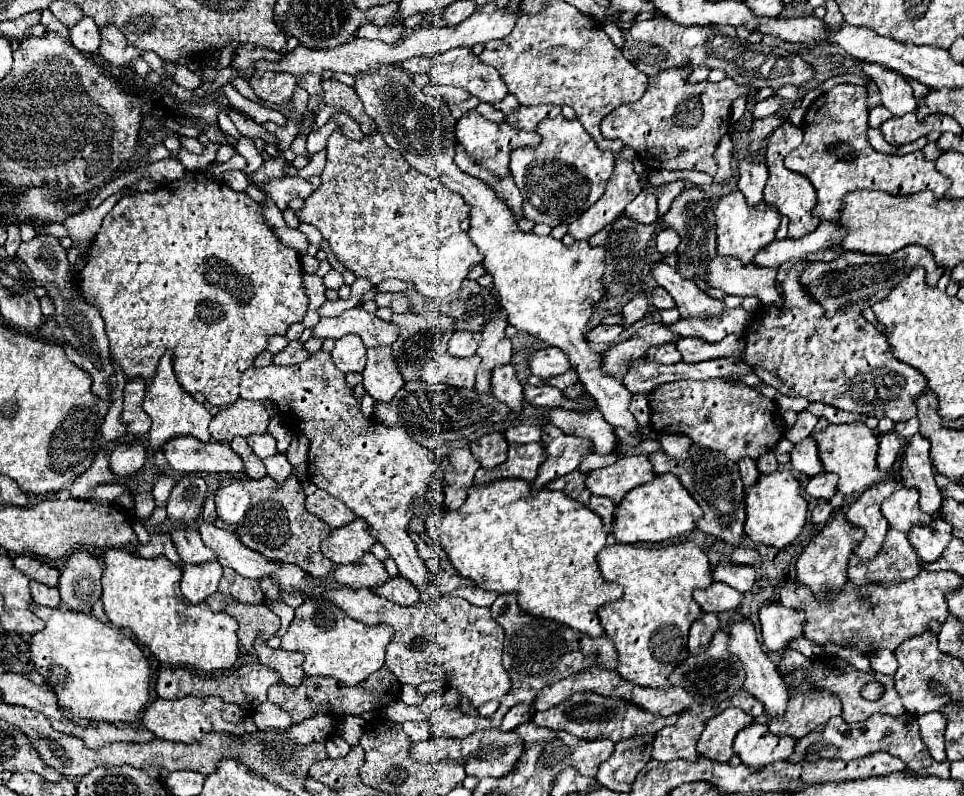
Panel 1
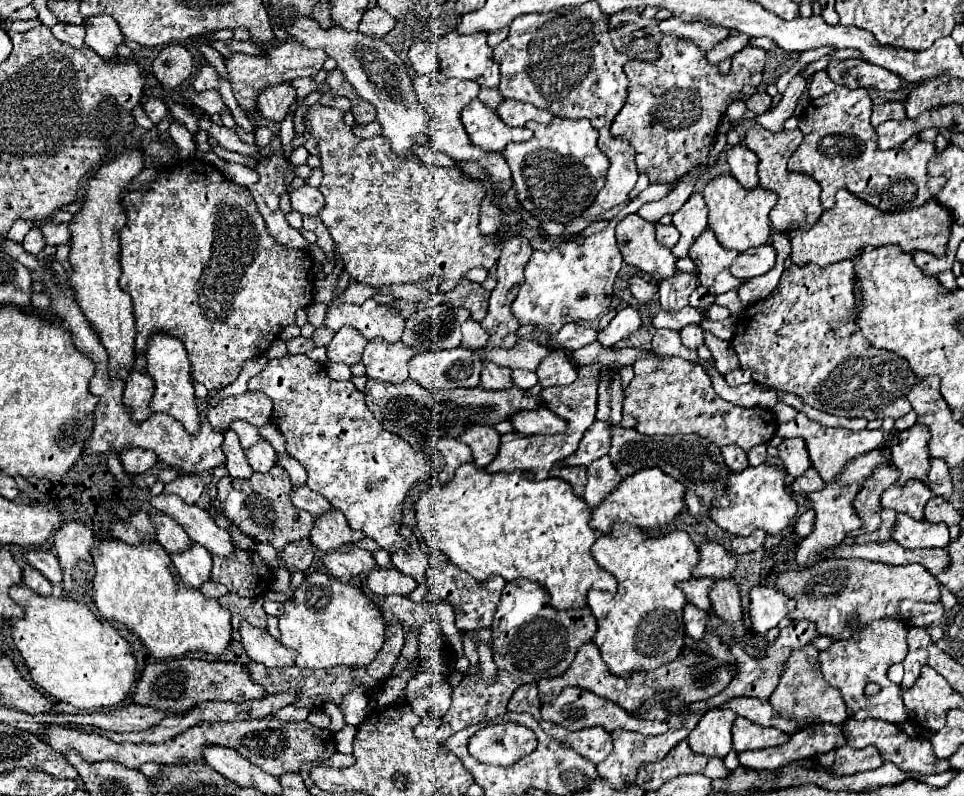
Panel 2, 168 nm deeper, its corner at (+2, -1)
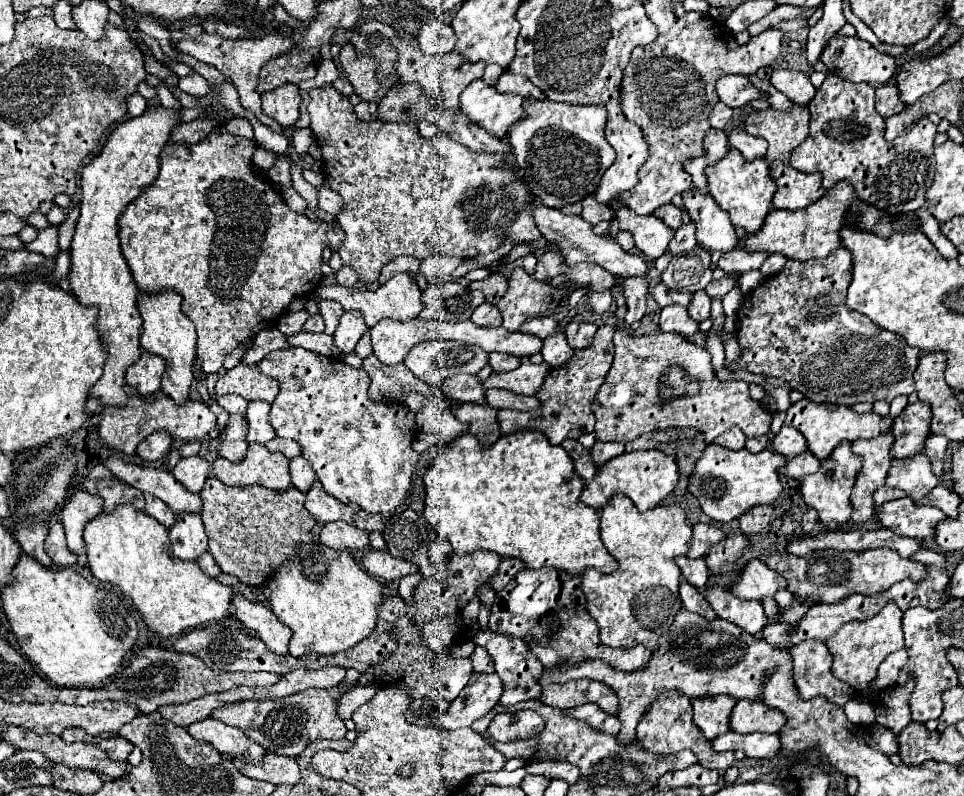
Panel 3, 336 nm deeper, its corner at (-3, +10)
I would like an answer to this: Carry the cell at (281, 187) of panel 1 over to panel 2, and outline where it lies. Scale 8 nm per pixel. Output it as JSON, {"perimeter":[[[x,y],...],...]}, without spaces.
{"perimeter":[[[302,185],[300,189],[294,189],[290,193],[290,205],[294,211],[298,211],[302,215],[316,215],[322,209],[324,199],[316,187]]]}

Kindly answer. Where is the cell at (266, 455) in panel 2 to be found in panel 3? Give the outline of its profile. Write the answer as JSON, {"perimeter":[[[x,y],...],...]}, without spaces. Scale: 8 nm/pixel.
{"perimeter":[[[251,400],[247,406],[247,422],[249,422],[249,432],[247,432],[247,442],[259,442],[265,444],[273,440],[277,434],[273,432],[273,426],[269,424],[269,404],[261,400]]]}

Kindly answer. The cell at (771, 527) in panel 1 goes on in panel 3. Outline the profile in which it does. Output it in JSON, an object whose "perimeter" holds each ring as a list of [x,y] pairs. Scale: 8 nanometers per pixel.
{"perimeter":[[[709,444],[689,476],[687,490],[701,502],[701,508],[709,518],[717,522],[731,522],[757,504],[775,504],[783,492],[777,466],[783,466],[785,462],[785,456],[767,448],[753,454],[747,448],[729,450],[717,444]]]}

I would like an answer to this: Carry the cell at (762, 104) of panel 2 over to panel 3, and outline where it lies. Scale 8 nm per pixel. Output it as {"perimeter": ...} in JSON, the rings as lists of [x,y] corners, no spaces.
{"perimeter":[[[727,74],[727,76],[721,76],[717,80],[717,96],[723,104],[727,104],[729,108],[739,108],[739,106],[745,106],[749,104],[751,100],[759,98],[761,92],[749,82],[747,76],[733,76],[733,74]]]}

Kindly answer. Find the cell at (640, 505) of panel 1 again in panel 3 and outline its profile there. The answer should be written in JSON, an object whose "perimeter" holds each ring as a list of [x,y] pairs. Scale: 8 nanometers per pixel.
{"perimeter":[[[659,450],[629,452],[629,454],[615,456],[597,468],[595,478],[591,482],[587,482],[581,492],[581,502],[599,510],[609,500],[609,496],[613,496],[613,492],[623,492],[625,496],[629,496],[633,500],[637,510],[645,512],[649,508],[657,506],[665,496],[669,496],[671,490],[675,488],[677,480],[679,480],[677,462],[671,456],[667,456]]]}

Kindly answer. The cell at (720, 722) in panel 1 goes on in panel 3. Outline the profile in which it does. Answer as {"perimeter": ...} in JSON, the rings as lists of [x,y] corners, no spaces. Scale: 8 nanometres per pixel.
{"perimeter":[[[719,694],[709,698],[693,698],[693,722],[699,726],[707,740],[713,740],[719,734],[729,730],[729,716],[735,706],[735,698]]]}

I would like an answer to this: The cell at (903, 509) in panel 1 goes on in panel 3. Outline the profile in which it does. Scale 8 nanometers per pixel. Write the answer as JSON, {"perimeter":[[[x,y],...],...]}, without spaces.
{"perimeter":[[[925,452],[893,460],[887,472],[887,486],[905,490],[911,500],[925,498],[937,484],[939,478],[931,472],[931,462]]]}

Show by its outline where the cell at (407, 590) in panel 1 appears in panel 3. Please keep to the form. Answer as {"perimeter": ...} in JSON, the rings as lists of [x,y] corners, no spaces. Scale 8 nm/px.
{"perimeter":[[[367,550],[361,558],[365,570],[371,576],[385,578],[385,580],[399,580],[407,574],[415,574],[419,568],[413,562],[397,560],[387,550]]]}

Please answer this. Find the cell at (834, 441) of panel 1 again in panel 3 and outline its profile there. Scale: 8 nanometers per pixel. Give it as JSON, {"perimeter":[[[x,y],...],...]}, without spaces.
{"perimeter":[[[807,398],[791,404],[791,408],[787,410],[787,418],[785,424],[797,428],[809,446],[809,452],[813,452],[819,460],[825,460],[825,456],[829,456],[829,452],[833,452],[833,448],[841,442],[841,440],[857,440],[857,438],[873,438],[881,434],[881,416],[877,416],[875,412],[867,412],[867,414],[857,414],[853,412],[853,408],[849,406],[833,406],[833,404],[815,404]]]}

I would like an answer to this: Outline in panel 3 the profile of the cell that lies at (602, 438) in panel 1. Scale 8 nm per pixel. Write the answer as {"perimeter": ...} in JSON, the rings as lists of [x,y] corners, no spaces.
{"perimeter":[[[503,388],[485,390],[485,402],[497,410],[511,408],[511,410],[521,410],[521,412],[533,412],[541,406],[539,400],[533,396],[523,396],[523,394],[511,392],[511,390],[503,390]]]}

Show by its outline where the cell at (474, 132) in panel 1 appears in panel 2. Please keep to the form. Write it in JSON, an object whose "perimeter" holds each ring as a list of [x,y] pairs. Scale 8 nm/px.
{"perimeter":[[[478,99],[464,107],[462,123],[470,141],[486,151],[502,151],[508,143],[532,139],[532,131],[528,127],[508,127]]]}

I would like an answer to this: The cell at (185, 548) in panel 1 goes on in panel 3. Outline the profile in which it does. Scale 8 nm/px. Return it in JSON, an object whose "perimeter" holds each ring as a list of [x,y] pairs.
{"perimeter":[[[145,494],[145,512],[149,516],[153,516],[155,520],[159,520],[165,528],[173,526],[173,512],[171,512],[171,508],[163,500],[159,500],[159,498],[151,496],[151,494]]]}

